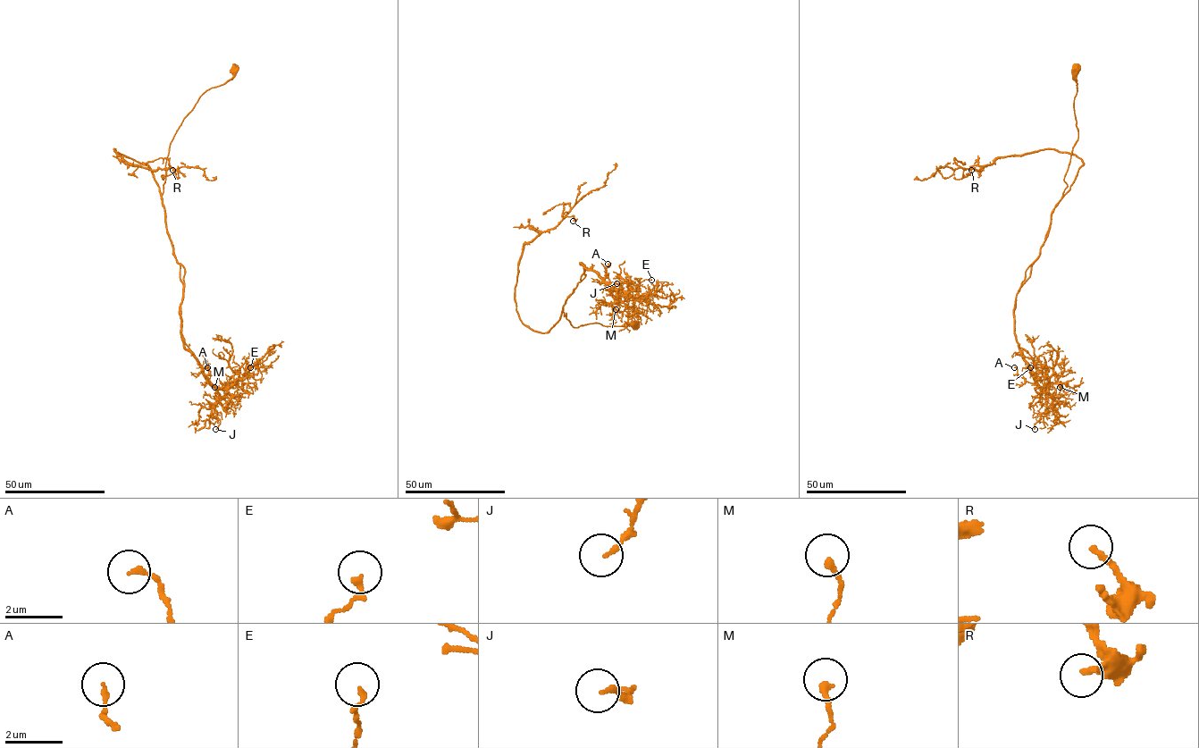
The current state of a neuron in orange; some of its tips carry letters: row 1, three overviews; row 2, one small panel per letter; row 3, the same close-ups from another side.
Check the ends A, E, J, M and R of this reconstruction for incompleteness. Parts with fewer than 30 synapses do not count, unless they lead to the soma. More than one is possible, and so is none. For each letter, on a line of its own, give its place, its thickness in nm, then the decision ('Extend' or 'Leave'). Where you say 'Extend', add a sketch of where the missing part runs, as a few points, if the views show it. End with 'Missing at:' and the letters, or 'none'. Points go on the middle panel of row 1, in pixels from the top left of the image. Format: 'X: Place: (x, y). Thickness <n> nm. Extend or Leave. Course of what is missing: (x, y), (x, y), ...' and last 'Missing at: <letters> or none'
A: Place: (607, 264). Thickness 160 nm. Leave
E: Place: (651, 280). Thickness 180 nm. Leave
J: Place: (616, 283). Thickness 150 nm. Leave
M: Place: (616, 309). Thickness 220 nm. Leave
R: Place: (573, 221). Thickness 200 nm. Leave
Missing at: none

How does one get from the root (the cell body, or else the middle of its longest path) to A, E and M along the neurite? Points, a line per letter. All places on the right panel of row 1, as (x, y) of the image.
A: (1076, 70), (1077, 139), (1064, 179), (1067, 187), (1013, 308), (1016, 340), (1035, 383), (1020, 377), (1014, 367)
E: (1076, 70), (1077, 139), (1067, 187), (1013, 308), (1020, 354), (1043, 388), (1047, 375), (1032, 374), (1030, 367)
M: (1076, 70), (1077, 139), (1067, 187), (1013, 308), (1016, 340), (1035, 379), (1053, 397), (1062, 396), (1060, 387)

